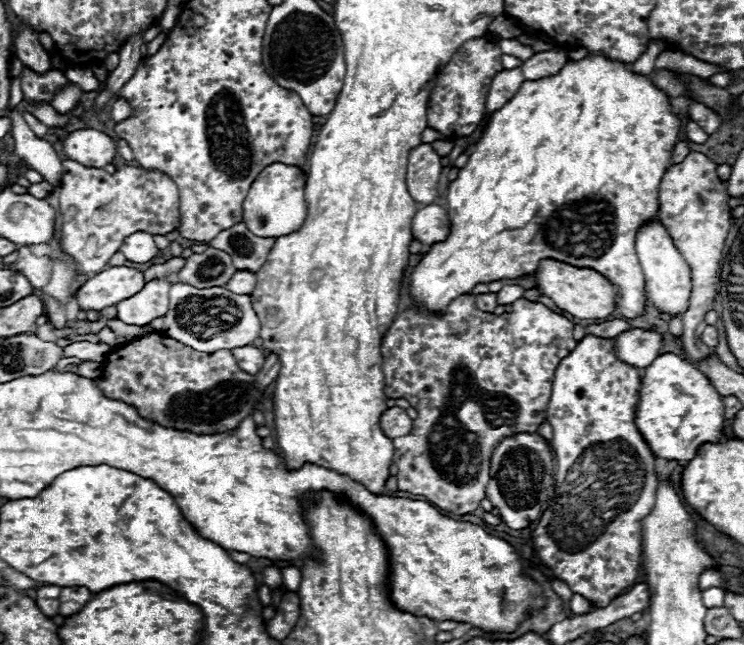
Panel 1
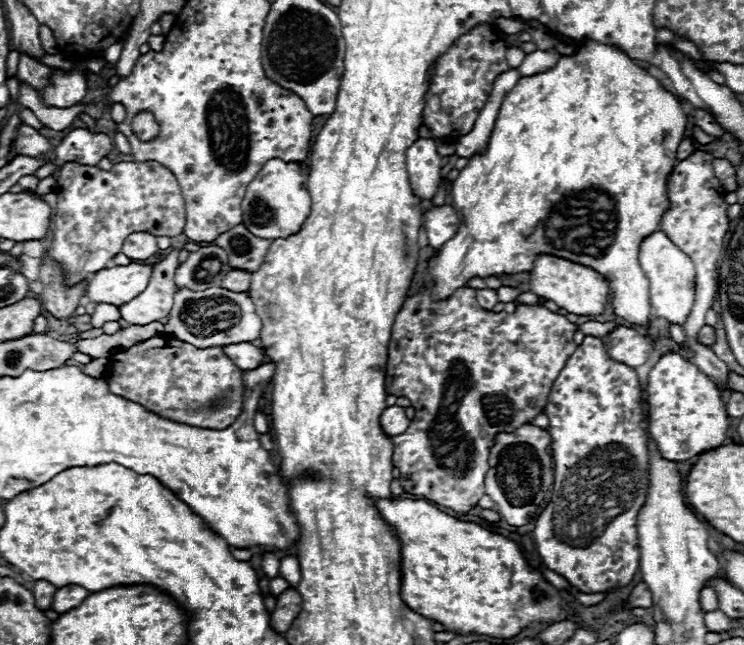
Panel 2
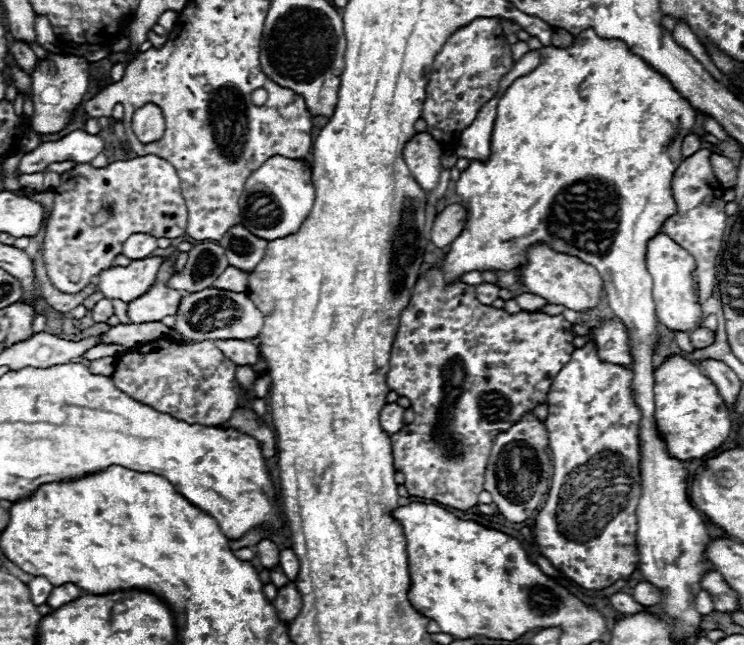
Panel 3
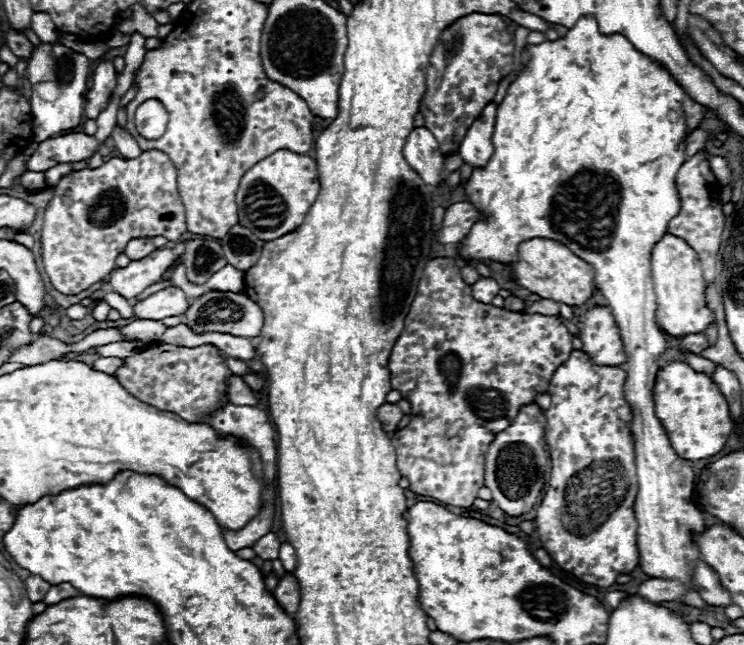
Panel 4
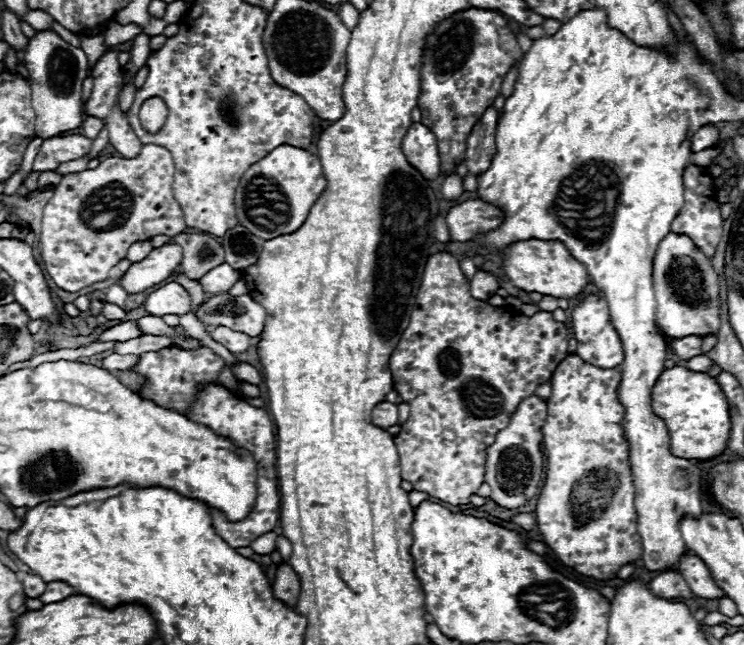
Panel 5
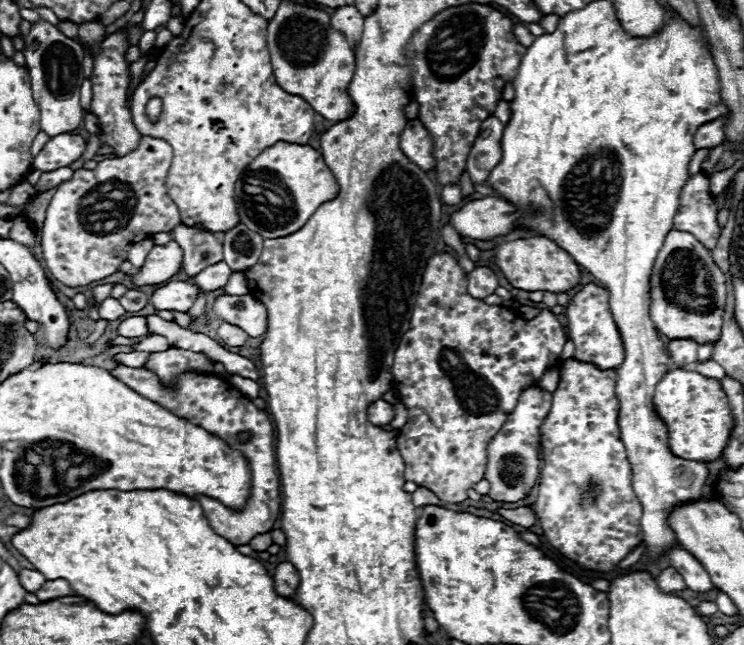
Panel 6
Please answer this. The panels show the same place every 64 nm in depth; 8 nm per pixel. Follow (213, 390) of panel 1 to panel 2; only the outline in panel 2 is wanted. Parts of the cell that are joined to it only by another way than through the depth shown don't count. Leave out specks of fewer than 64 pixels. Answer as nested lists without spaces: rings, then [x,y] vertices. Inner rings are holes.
[[[154,336],[132,348],[114,352],[104,378],[110,392],[138,402],[162,418],[196,428],[224,430],[242,412],[242,370],[218,346],[196,348],[170,336]]]

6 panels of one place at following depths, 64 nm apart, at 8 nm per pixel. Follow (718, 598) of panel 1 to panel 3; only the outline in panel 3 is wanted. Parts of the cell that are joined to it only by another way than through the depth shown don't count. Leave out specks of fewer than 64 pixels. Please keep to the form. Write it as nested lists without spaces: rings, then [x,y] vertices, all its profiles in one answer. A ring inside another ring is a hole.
[[[704,590],[698,593],[698,596],[694,598],[694,602],[696,602],[696,609],[702,615],[710,614],[714,610],[714,604],[710,600],[710,594]]]

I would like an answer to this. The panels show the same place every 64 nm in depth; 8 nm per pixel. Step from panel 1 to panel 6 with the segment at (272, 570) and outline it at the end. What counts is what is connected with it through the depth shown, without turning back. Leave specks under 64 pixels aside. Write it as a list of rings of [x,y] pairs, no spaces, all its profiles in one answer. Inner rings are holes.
[[[266,532],[266,534],[260,534],[260,536],[256,536],[256,538],[252,538],[250,540],[250,548],[252,550],[258,550],[258,552],[262,552],[262,550],[268,550],[268,546],[272,544],[272,538],[270,538],[270,534]]]

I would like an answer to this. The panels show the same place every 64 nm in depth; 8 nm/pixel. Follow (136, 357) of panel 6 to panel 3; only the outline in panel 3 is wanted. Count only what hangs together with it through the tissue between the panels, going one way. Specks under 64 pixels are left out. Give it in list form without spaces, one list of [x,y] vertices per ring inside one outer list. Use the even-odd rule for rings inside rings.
[[[112,356],[92,360],[90,366],[88,366],[88,370],[90,370],[92,374],[104,374],[104,376],[112,376],[114,368],[116,368],[116,358],[112,358]]]

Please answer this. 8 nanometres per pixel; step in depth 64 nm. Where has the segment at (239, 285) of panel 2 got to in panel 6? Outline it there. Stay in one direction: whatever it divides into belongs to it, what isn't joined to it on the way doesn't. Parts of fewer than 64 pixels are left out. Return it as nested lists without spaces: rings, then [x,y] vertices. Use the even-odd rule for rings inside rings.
[[[218,262],[214,266],[206,266],[206,270],[202,270],[200,274],[196,274],[194,278],[188,278],[188,280],[202,286],[204,290],[216,290],[216,288],[226,286],[230,272],[232,270],[224,262]]]

